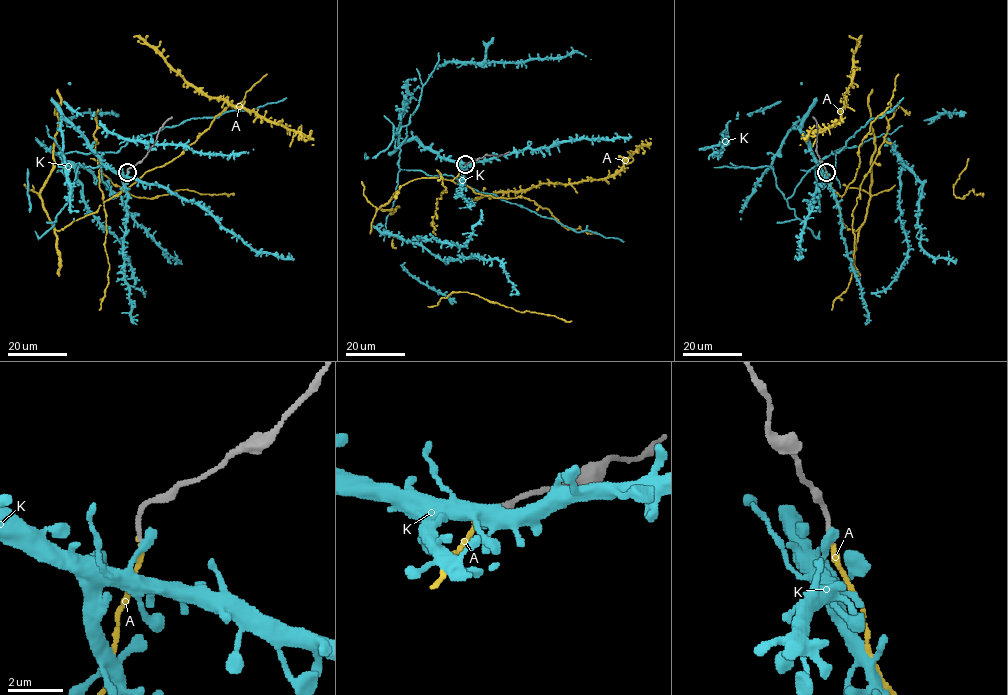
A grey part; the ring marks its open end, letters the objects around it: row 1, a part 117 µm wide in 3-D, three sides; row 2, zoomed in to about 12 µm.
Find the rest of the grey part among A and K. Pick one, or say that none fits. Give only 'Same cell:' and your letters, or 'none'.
Same cell: A

